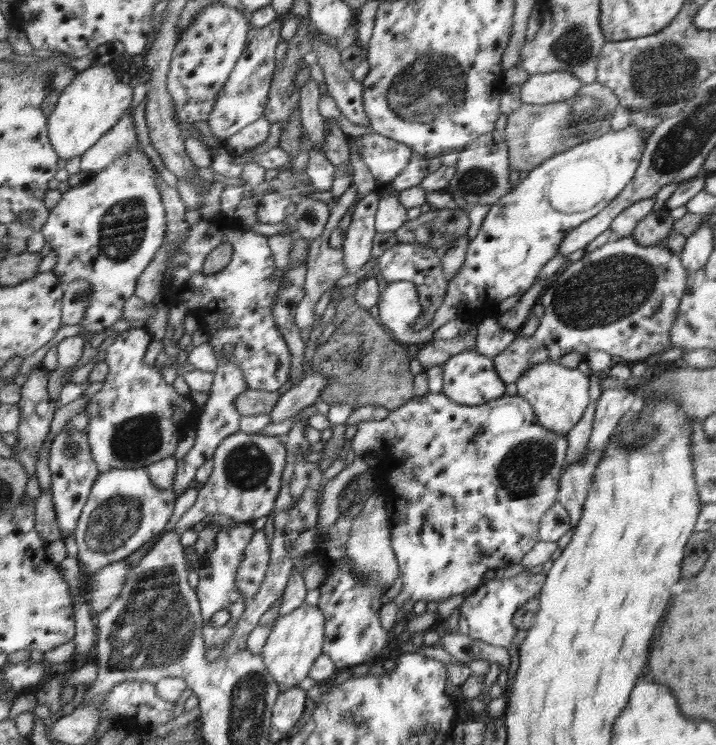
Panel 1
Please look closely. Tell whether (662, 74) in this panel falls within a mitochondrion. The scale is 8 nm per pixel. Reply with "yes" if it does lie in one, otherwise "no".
yes

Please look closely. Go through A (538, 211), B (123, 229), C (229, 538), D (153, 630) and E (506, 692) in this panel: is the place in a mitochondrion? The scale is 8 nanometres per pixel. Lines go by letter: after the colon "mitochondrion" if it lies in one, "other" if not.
A: other
B: mitochondrion
C: other
D: mitochondrion
E: other

